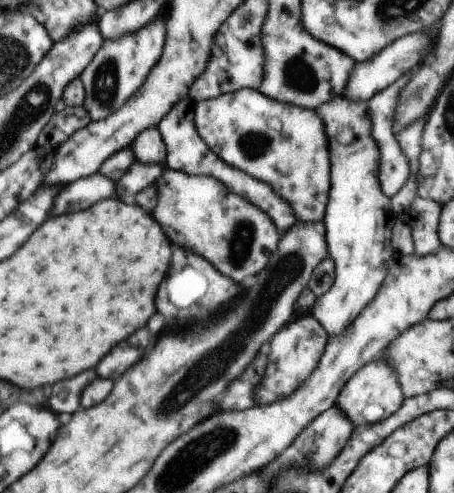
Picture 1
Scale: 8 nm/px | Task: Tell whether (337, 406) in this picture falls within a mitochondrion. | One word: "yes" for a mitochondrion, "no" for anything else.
no

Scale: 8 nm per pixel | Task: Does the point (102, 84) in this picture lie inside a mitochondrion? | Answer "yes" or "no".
yes

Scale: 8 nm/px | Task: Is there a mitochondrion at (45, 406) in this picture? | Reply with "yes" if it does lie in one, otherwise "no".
no

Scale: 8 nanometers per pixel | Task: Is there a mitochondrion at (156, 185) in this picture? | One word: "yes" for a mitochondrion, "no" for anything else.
no

